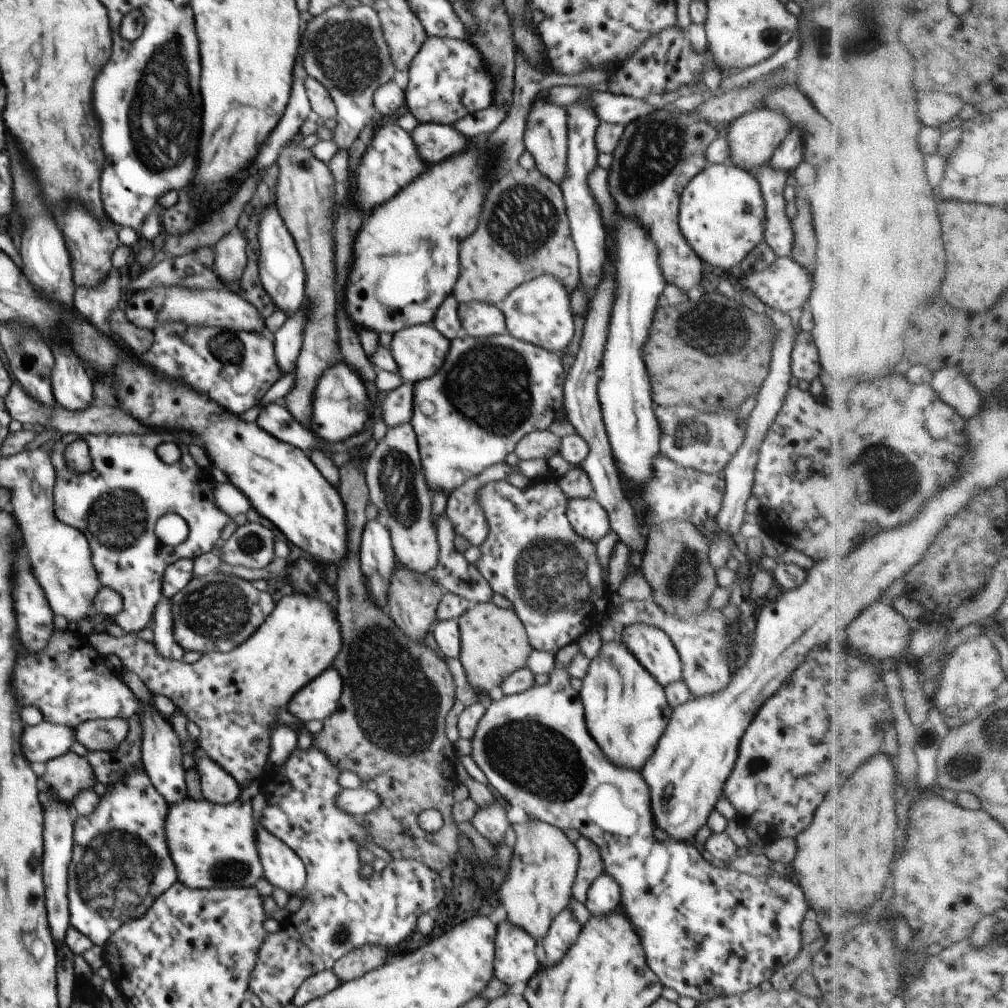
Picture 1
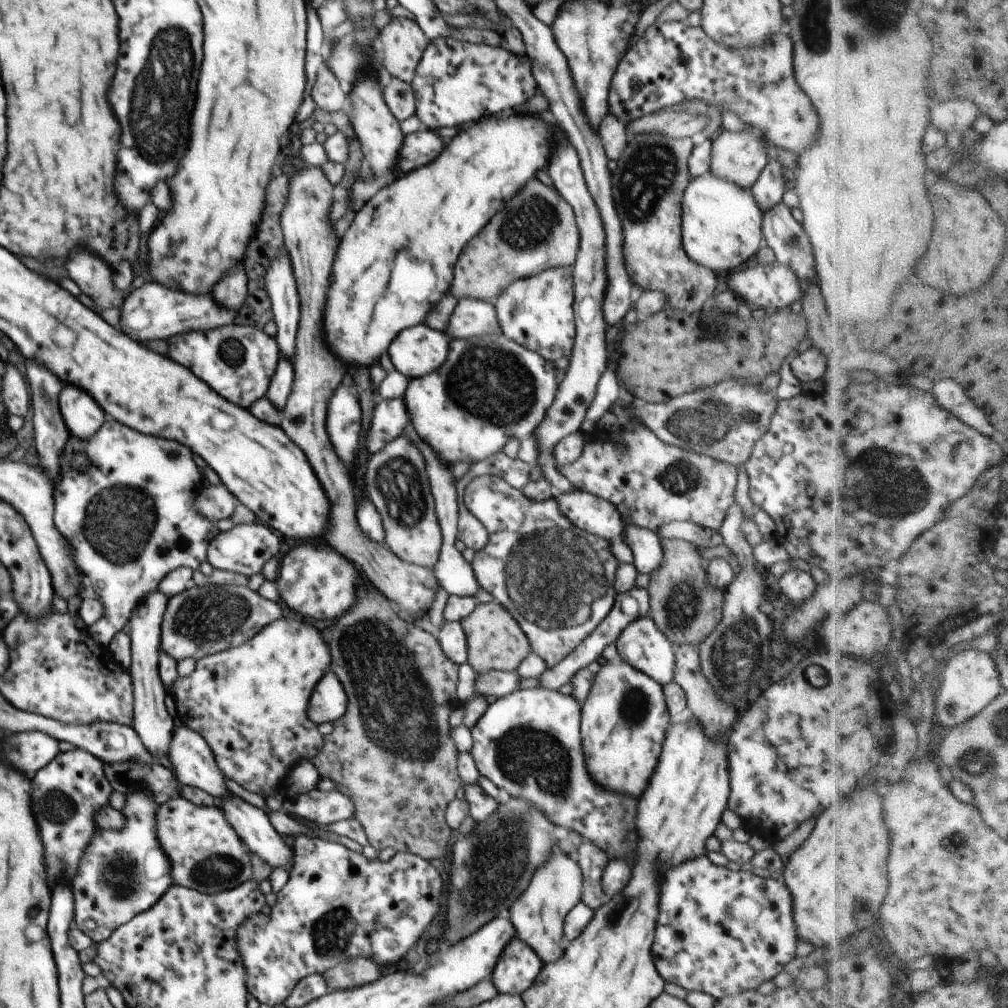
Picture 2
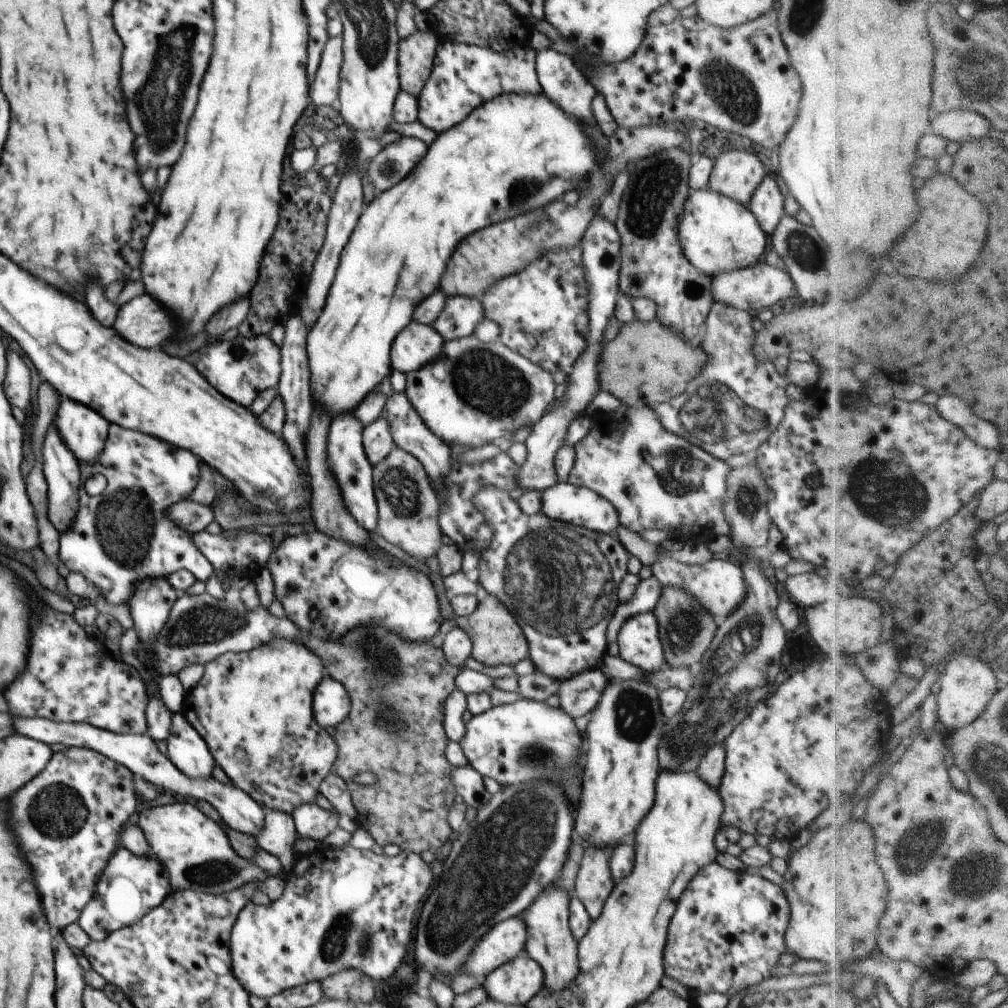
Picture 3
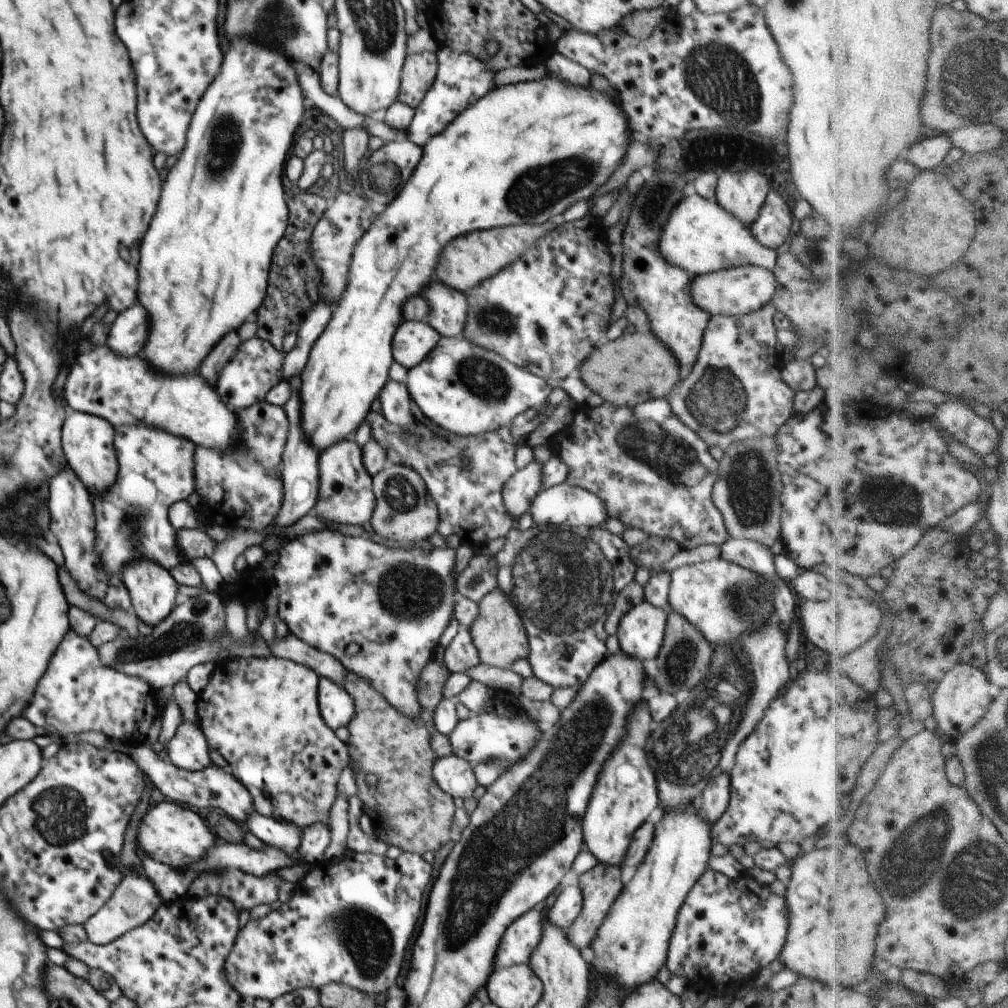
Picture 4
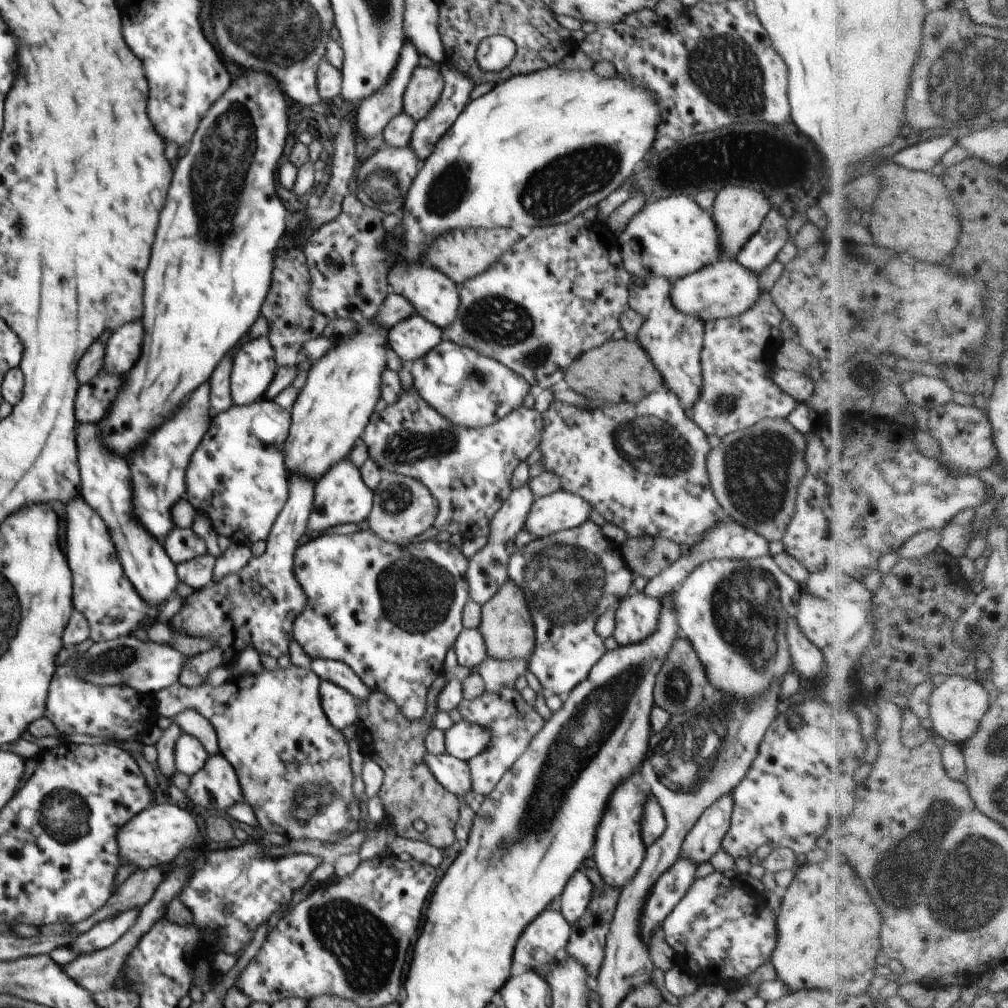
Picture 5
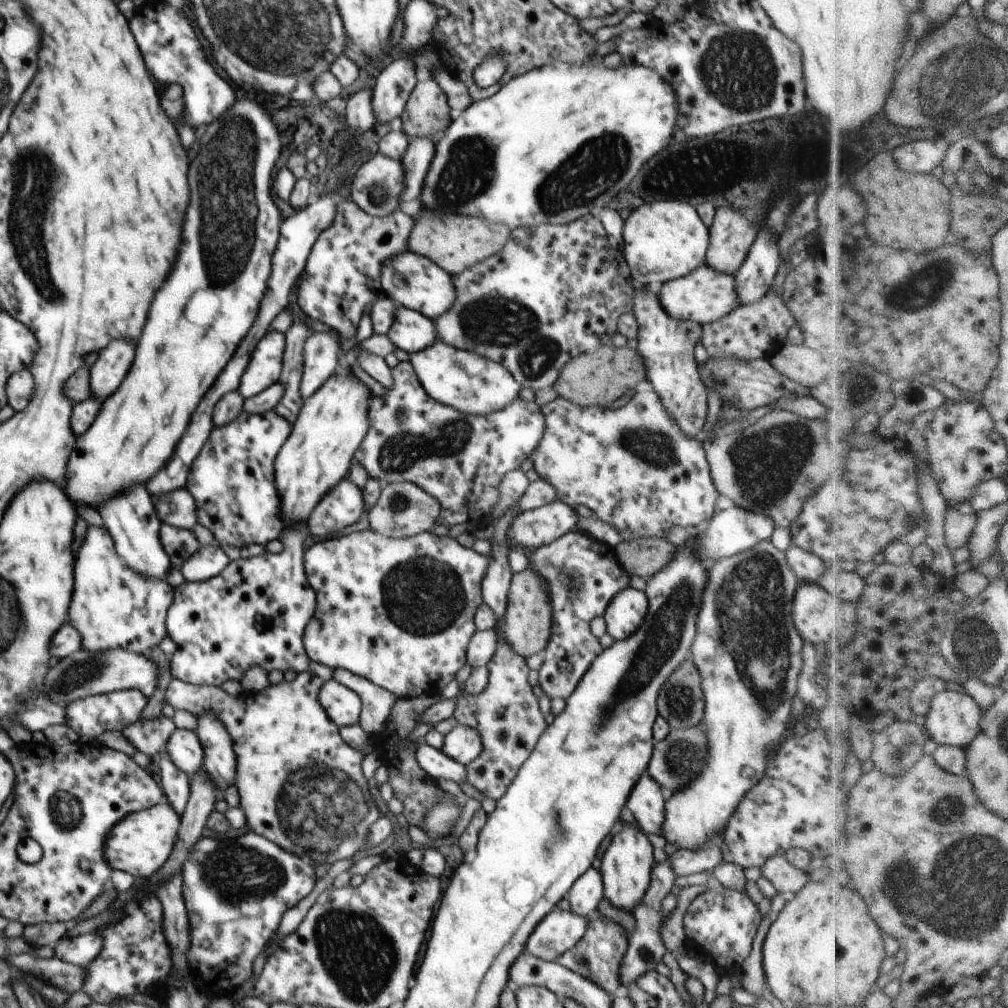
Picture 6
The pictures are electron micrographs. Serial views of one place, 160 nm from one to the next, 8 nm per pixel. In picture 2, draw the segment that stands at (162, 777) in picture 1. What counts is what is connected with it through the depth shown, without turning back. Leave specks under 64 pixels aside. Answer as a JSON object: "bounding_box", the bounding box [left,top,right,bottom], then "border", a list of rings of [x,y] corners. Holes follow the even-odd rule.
{"bounding_box":[129,589,174,762],"border":[[[158,589],[146,600],[134,608],[130,618],[131,666],[129,674],[133,685],[133,724],[132,728],[140,736],[140,742],[152,754],[157,762],[163,756],[169,756],[170,742],[174,734],[173,718],[165,706],[166,695],[164,684],[159,676],[159,660],[161,650],[161,625],[168,598]]]}

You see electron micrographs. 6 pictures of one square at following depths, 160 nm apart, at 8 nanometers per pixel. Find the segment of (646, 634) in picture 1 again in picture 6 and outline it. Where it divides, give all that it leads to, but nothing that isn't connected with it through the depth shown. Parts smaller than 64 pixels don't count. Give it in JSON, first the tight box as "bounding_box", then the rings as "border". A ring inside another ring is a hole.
{"bounding_box":[604,587,649,641],"border":[[[634,587],[623,588],[614,598],[610,601],[604,614],[607,624],[607,632],[614,638],[615,641],[625,639],[644,622],[643,618],[649,611],[649,602],[644,591],[636,590]]]}

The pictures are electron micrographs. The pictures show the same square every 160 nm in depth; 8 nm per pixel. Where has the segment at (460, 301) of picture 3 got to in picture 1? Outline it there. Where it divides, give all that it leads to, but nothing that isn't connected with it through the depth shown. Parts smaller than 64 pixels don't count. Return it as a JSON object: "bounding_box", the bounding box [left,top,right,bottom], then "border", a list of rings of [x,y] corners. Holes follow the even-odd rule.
{"bounding_box":[458,302,507,339],"border":[[[470,302],[460,303],[458,316],[463,327],[463,334],[482,339],[507,332],[502,312],[496,305]]]}

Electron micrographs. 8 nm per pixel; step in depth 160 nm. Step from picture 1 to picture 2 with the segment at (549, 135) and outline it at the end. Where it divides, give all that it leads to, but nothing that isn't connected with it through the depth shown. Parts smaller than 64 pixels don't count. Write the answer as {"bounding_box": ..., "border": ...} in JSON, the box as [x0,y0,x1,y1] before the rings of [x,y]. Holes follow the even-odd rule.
{"bounding_box":[533,134,609,493],"border":[[[558,134],[558,144],[554,144],[554,156],[548,162],[546,168],[548,176],[553,182],[555,190],[572,206],[576,226],[580,232],[579,250],[575,264],[572,266],[574,304],[572,304],[576,335],[573,350],[570,357],[570,366],[566,370],[566,376],[557,388],[554,403],[546,412],[546,418],[533,433],[538,442],[538,462],[542,475],[556,493],[566,493],[576,490],[558,470],[554,464],[554,446],[570,434],[581,432],[581,425],[584,422],[586,412],[590,408],[594,396],[596,396],[596,386],[598,380],[602,378],[606,364],[608,364],[608,352],[606,352],[606,330],[609,324],[604,320],[602,314],[602,304],[604,304],[604,294],[606,293],[606,234],[604,234],[604,224],[600,220],[598,206],[594,204],[590,192],[586,186],[580,160],[577,151],[570,146],[564,134]]]}

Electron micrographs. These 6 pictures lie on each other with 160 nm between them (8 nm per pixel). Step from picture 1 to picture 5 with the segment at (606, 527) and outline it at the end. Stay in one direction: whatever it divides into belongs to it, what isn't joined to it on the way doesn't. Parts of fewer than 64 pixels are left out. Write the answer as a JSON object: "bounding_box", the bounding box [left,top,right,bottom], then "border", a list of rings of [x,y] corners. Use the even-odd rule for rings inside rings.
{"bounding_box":[523,488,591,539],"border":[[[561,488],[534,501],[523,529],[539,539],[588,522],[591,510],[583,498]]]}

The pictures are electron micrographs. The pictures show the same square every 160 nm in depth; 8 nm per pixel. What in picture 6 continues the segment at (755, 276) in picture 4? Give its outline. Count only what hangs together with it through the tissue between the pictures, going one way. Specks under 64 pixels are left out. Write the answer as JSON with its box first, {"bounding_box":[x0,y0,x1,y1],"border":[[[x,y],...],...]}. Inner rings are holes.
{"bounding_box":[657,264,740,325],"border":[[[706,264],[696,267],[686,276],[672,279],[657,288],[657,299],[674,320],[692,321],[703,325],[720,320],[740,306],[733,275],[715,271]]]}

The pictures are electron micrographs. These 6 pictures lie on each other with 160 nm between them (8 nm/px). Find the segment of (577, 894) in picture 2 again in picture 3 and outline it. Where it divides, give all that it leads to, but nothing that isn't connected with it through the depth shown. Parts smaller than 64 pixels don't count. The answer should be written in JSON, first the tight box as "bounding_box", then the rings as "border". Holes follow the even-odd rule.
{"bounding_box":[521,883,578,992],"border":[[[555,883],[552,885],[554,889],[548,891],[546,888],[521,916],[528,930],[525,952],[540,964],[544,976],[543,987],[560,992],[568,988],[578,976],[578,944],[569,928],[572,894],[558,887],[556,889]]]}

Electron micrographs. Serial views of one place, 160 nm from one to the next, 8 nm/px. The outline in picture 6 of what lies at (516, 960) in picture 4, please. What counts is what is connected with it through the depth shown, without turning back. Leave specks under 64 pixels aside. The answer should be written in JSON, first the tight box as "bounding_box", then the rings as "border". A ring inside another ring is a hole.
{"bounding_box":[526,905,589,961],"border":[[[557,905],[541,920],[527,940],[526,950],[536,958],[556,961],[584,936],[589,926],[586,915],[564,911]]]}

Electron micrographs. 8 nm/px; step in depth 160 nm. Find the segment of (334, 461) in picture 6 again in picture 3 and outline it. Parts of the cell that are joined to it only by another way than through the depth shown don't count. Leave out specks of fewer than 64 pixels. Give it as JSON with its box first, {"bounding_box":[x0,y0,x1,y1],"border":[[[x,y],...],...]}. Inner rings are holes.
{"bounding_box":[306,92,598,420],"border":[[[514,92],[514,94],[497,96],[475,108],[466,120],[456,123],[453,127],[442,132],[442,134],[438,133],[436,140],[430,144],[426,155],[414,168],[414,172],[410,172],[410,176],[404,178],[398,186],[390,188],[388,192],[384,192],[384,194],[380,194],[378,198],[372,200],[372,204],[360,216],[360,220],[358,220],[348,244],[342,250],[335,280],[329,289],[326,305],[322,308],[318,320],[309,328],[307,336],[306,351],[314,405],[318,406],[318,408],[324,406],[324,411],[332,416],[332,420],[339,415],[353,413],[354,408],[358,407],[369,393],[376,391],[382,380],[391,373],[390,346],[392,346],[392,342],[413,321],[412,314],[416,306],[440,289],[442,272],[446,270],[448,258],[459,246],[458,242],[464,240],[468,234],[472,234],[476,230],[482,230],[484,226],[490,226],[494,222],[502,222],[506,218],[514,218],[514,216],[520,216],[520,214],[524,215],[528,212],[544,209],[557,199],[560,200],[566,192],[575,190],[584,180],[588,179],[593,170],[598,168],[598,164],[597,152],[593,147],[593,140],[589,135],[587,126],[582,124],[576,116],[566,114],[558,104],[550,102],[550,98],[546,94],[518,94]]]}

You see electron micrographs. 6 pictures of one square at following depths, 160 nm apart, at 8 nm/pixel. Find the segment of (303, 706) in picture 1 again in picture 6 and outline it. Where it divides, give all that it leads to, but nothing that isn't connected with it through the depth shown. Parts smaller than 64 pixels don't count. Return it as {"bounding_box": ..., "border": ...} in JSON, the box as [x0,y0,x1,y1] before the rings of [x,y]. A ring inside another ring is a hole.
{"bounding_box":[319,679,361,727],"border":[[[336,679],[323,682],[320,687],[319,703],[339,727],[356,724],[361,713],[361,698],[346,685]]]}

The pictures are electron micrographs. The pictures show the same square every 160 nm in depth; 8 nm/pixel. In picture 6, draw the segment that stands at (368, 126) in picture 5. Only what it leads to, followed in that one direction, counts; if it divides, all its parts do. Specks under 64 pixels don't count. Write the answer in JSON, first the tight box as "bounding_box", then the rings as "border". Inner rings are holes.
{"bounding_box":[372,55,417,124],"border":[[[407,55],[394,57],[372,89],[372,106],[379,123],[398,124],[411,92],[417,85],[416,66]]]}

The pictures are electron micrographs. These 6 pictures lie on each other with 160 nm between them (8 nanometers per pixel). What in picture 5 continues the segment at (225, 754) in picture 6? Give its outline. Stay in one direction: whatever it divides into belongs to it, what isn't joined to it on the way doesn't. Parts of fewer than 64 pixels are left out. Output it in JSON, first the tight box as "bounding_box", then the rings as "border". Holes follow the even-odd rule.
{"bounding_box":[187,753,244,814],"border":[[[222,753],[209,755],[206,764],[192,777],[187,796],[198,806],[211,813],[226,814],[226,810],[237,802],[244,801],[238,775]]]}

